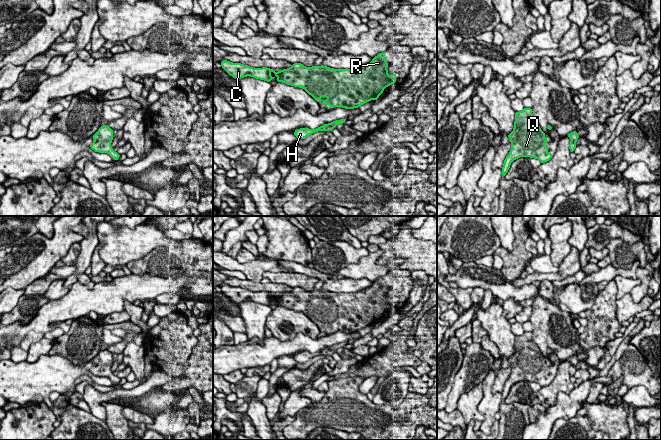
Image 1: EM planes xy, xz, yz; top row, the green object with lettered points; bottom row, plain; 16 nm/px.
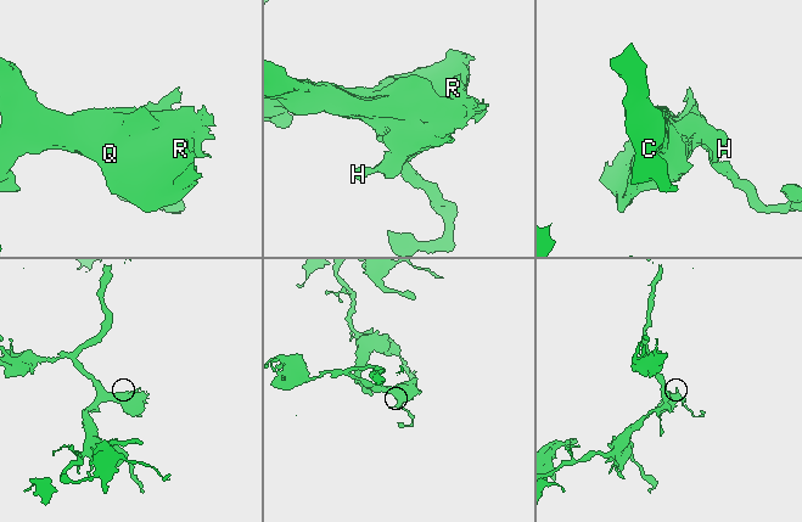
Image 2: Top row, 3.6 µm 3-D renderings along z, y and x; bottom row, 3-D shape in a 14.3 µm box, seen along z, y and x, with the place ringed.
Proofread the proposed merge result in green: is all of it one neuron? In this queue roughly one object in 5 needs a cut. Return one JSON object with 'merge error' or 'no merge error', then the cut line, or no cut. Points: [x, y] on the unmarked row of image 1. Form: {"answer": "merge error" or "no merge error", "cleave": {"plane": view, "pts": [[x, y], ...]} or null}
{"answer": "no merge error", "cleave": null}

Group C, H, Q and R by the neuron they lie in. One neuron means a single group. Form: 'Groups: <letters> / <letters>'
Groups: C H Q R

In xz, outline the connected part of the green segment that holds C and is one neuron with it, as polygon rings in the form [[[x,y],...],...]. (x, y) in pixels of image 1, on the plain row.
[[[385,276],[356,293],[334,293],[323,289],[305,291],[301,287],[294,287],[290,292],[276,297],[267,291],[253,292],[227,284],[222,284],[221,290],[237,304],[250,300],[271,306],[277,300],[277,306],[303,312],[318,327],[322,321],[327,321],[322,329],[331,332],[354,333],[368,325],[377,325],[384,313],[396,306],[396,297],[388,299],[389,288],[385,284]]]

